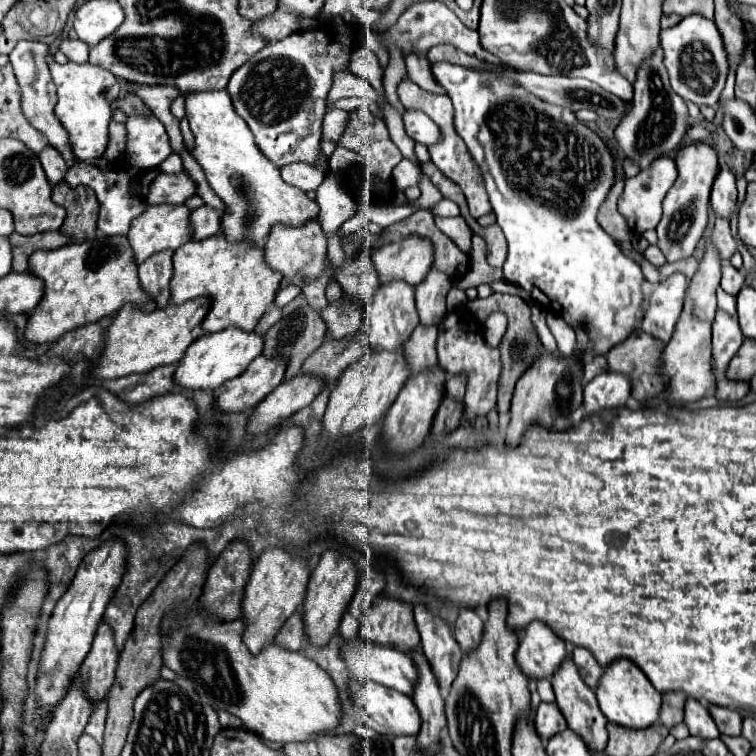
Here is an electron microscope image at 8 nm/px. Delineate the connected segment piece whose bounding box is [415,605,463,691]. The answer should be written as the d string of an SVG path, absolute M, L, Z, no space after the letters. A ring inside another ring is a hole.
M423 605L415 607L415 623L421 635L423 655L427 657L435 679L443 691L451 689L451 683L457 677L459 663L461 663L461 649L453 639L451 629L445 621L431 615Z

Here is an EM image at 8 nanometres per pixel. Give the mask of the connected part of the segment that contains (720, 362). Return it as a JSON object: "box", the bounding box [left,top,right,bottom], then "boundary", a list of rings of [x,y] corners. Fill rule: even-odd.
{"box":[713,309,743,375],"boundary":[[[717,309],[715,321],[713,321],[713,369],[715,375],[721,375],[731,357],[737,353],[737,349],[743,343],[743,333],[739,329],[739,323],[735,317],[725,313],[723,309]]]}

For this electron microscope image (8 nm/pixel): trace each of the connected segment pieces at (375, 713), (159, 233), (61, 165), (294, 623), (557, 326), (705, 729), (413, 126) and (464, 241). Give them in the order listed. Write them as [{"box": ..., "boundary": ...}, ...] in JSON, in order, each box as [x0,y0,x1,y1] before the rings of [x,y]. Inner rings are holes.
[{"box":[351,679,421,737],"boundary":[[[351,679],[351,693],[355,703],[359,705],[359,713],[363,717],[363,723],[367,727],[371,727],[373,731],[387,735],[387,737],[397,737],[397,735],[417,735],[421,729],[421,721],[419,721],[419,711],[415,709],[415,703],[411,701],[411,697],[395,691],[395,689],[387,689],[383,685],[377,683],[361,683]]]},{"box":[127,205,193,263],"boundary":[[[147,205],[147,213],[143,217],[137,217],[131,223],[131,231],[127,235],[137,263],[145,261],[153,253],[159,253],[161,249],[179,249],[183,243],[187,243],[193,235],[193,227],[189,223],[191,209],[185,205]]]},{"box":[39,145,69,185],"boundary":[[[47,145],[47,149],[43,149],[43,153],[39,153],[39,159],[41,159],[41,165],[43,165],[51,185],[57,185],[59,181],[63,181],[69,167],[59,151],[55,151],[51,145]]]},{"box":[273,611,305,651],"boundary":[[[299,611],[285,621],[285,625],[281,627],[281,631],[277,633],[277,637],[273,641],[277,645],[289,649],[289,651],[301,651],[303,649],[303,645],[305,645],[305,631],[303,631],[303,619],[301,619]]]},{"box":[547,313,575,355],"boundary":[[[549,313],[547,315],[547,325],[551,329],[551,333],[555,335],[557,339],[557,347],[561,353],[565,355],[571,355],[573,349],[575,349],[575,331],[571,329],[571,325],[567,325],[563,321],[563,317],[555,315],[555,313]]]},{"box":[685,697,719,739],"boundary":[[[691,697],[687,699],[687,705],[685,705],[685,723],[687,723],[691,735],[699,735],[703,739],[719,737],[719,729],[715,725],[715,721],[711,719],[707,707]]]},{"box":[403,109,441,147],"boundary":[[[405,109],[403,125],[405,125],[405,133],[413,141],[417,141],[417,143],[421,143],[425,147],[439,143],[439,137],[441,137],[439,127],[423,111],[419,111],[419,109]]]},{"box":[435,215,471,253],"boundary":[[[459,215],[459,217],[453,217],[453,219],[435,219],[435,225],[465,253],[469,253],[471,249],[471,229],[469,225],[465,223],[465,219]]]}]

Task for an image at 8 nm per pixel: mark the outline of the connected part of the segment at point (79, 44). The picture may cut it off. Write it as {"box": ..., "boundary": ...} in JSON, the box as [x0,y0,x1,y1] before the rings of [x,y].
{"box":[61,39,89,63],"boundary":[[[63,39],[61,43],[61,53],[65,53],[69,57],[69,61],[75,63],[87,63],[89,61],[89,45],[77,39]]]}

